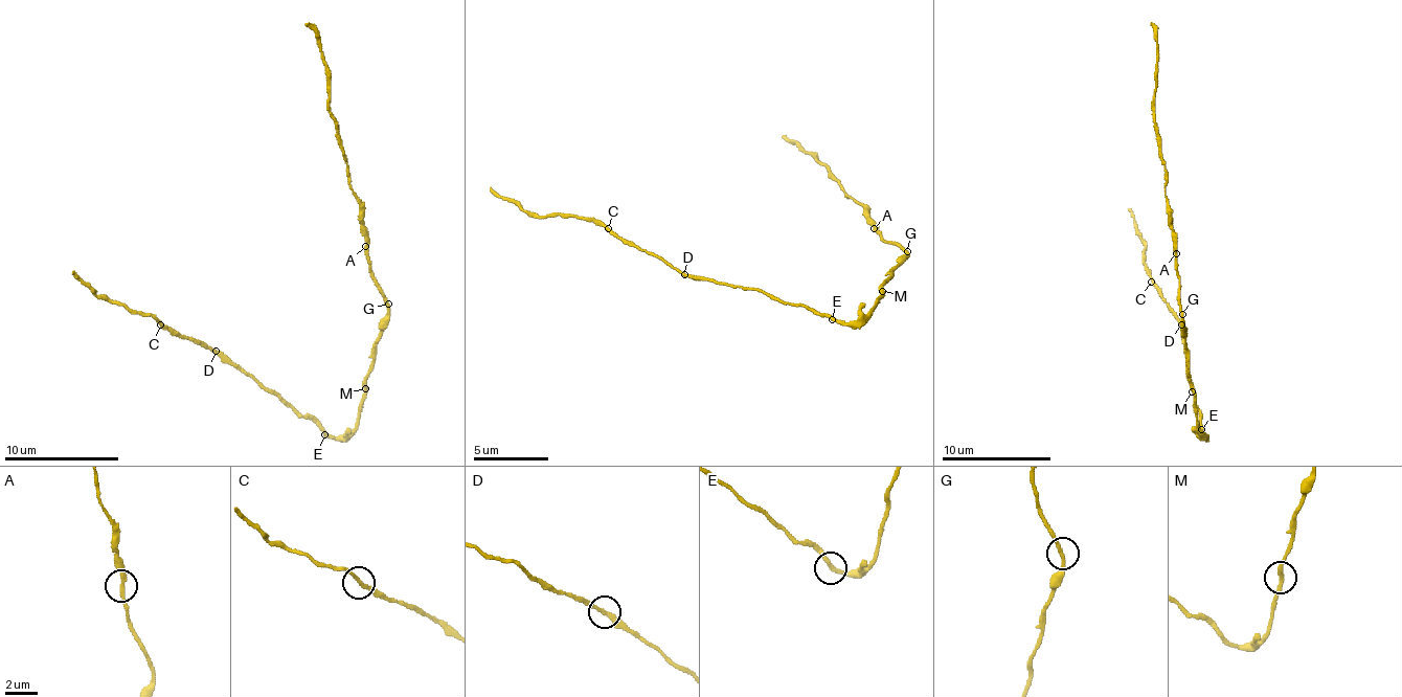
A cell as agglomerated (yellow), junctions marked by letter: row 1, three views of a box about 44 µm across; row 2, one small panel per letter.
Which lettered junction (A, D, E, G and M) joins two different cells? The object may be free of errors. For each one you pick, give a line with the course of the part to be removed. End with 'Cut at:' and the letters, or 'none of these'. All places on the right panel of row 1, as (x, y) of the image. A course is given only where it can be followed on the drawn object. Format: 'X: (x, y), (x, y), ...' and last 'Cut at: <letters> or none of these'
Cut at: none of these

